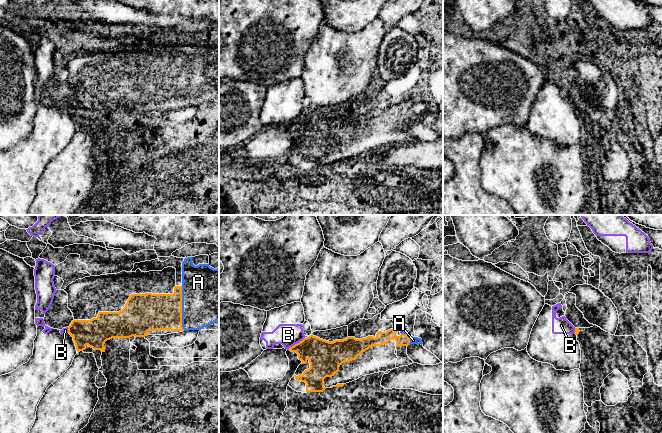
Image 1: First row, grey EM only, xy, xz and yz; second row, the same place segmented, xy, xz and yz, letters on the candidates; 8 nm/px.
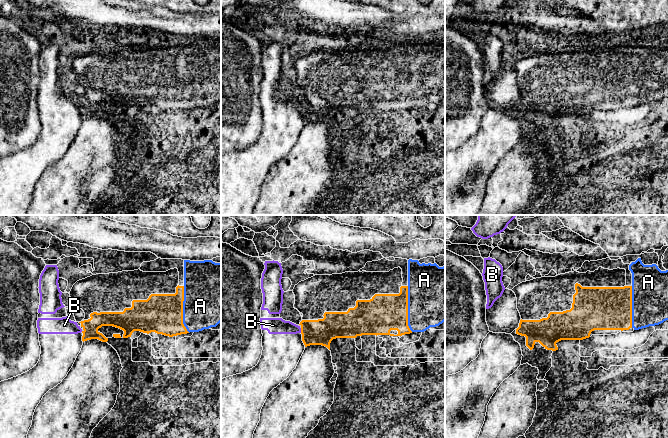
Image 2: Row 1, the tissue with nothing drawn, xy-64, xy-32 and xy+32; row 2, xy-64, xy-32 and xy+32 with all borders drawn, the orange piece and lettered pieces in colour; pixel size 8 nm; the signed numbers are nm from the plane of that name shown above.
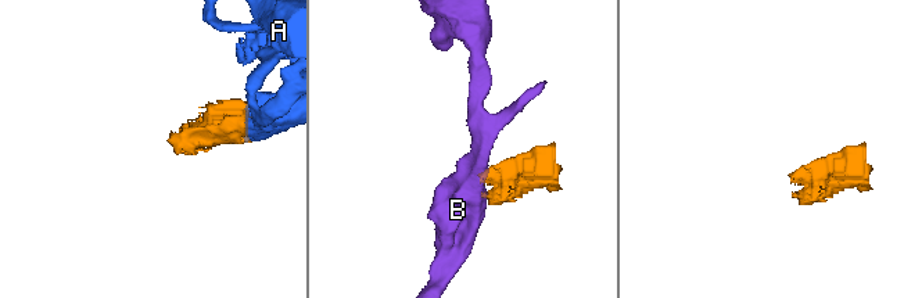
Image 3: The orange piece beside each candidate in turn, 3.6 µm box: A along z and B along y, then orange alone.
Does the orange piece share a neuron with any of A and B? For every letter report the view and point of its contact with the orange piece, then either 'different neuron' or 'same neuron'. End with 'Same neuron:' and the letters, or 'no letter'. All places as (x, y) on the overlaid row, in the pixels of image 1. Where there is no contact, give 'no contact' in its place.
A: xy (181, 308) | same neuron
B: xz (295, 344) | different neuron
Same neuron: A

